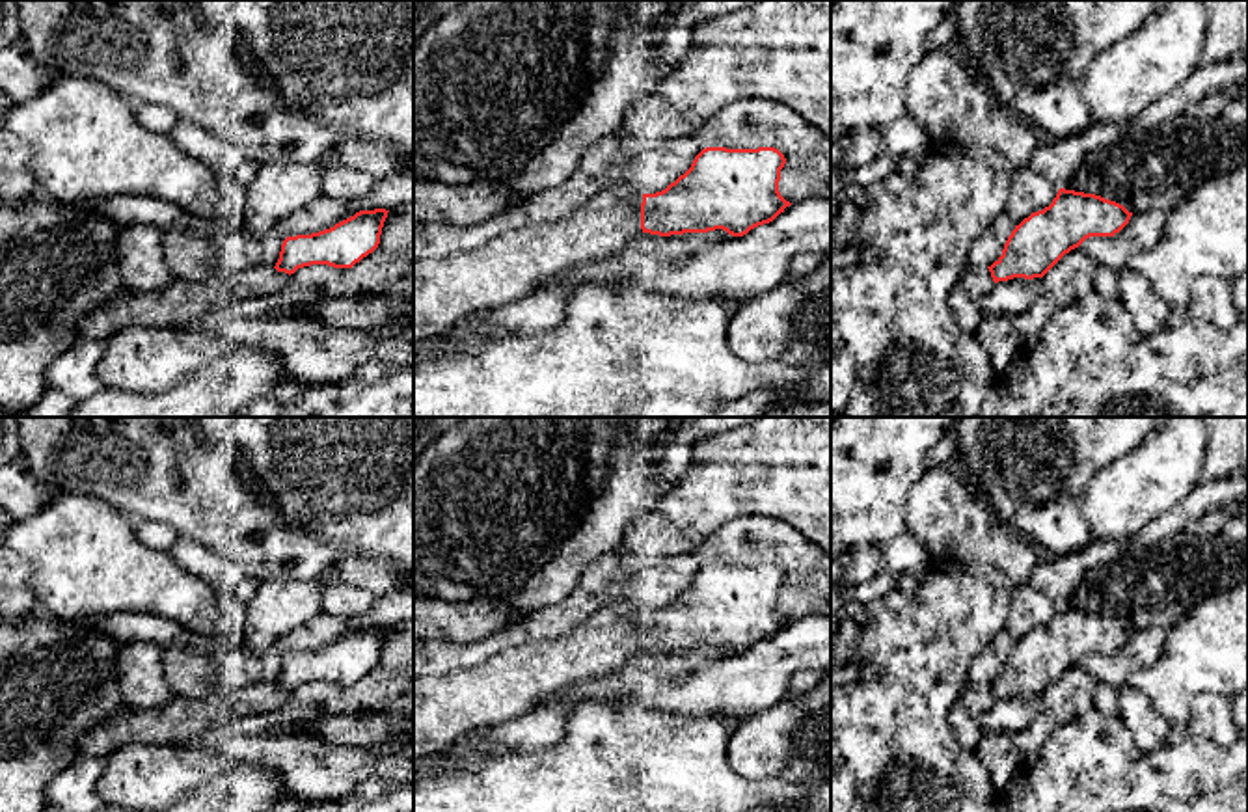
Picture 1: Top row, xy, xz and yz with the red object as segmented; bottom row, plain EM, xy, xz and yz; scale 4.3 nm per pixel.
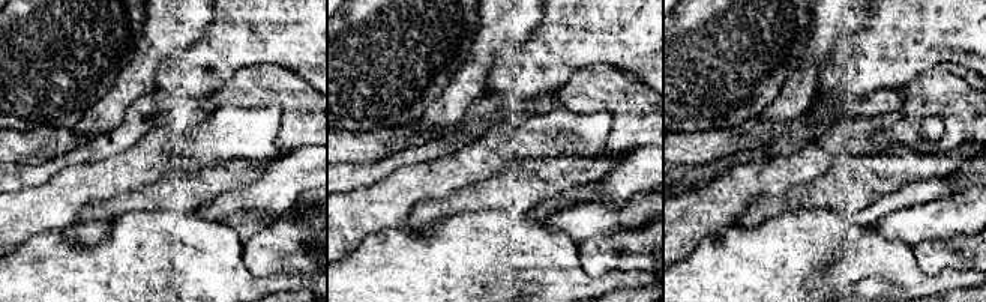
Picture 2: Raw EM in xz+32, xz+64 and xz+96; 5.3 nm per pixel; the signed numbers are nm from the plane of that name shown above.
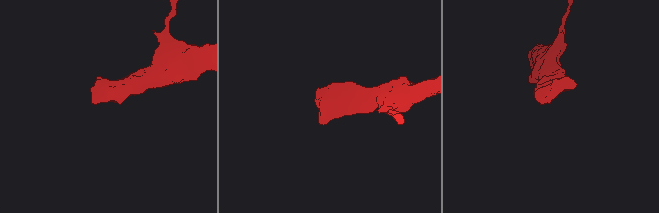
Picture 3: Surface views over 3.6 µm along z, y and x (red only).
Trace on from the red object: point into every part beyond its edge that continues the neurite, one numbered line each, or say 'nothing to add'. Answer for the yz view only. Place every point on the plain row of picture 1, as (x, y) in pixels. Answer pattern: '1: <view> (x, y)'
nothing to add

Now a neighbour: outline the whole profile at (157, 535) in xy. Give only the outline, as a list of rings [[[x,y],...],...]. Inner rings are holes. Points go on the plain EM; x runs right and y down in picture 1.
[[[134,520],[134,535],[143,546],[162,553],[168,553],[179,538],[171,525],[153,520]]]

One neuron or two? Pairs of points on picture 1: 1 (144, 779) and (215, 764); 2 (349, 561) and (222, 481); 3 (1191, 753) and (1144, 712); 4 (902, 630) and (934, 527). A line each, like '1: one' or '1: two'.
1: one
2: one
3: two
4: two

